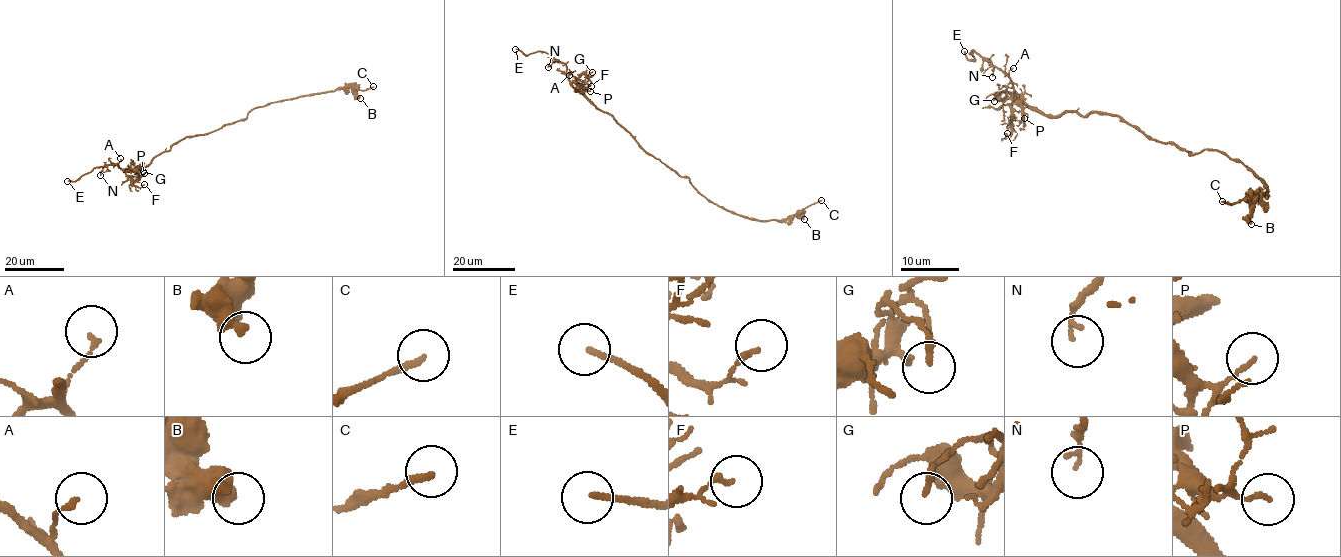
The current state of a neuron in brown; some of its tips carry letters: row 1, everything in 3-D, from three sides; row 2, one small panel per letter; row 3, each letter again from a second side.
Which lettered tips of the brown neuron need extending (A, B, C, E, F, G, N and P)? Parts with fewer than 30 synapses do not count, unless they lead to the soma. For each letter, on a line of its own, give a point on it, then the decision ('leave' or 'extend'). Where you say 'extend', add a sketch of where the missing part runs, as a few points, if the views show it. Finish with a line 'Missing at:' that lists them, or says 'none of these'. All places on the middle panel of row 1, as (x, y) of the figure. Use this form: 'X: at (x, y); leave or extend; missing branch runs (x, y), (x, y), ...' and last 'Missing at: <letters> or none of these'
A: at (569, 75); leave
B: at (804, 219); leave
C: at (821, 200); leave
E: at (515, 49); extend; missing branch runs (515, 49), (485, 44)
F: at (591, 86); leave
G: at (592, 72); leave
N: at (548, 67); leave
P: at (590, 91); leave
Missing at: E

